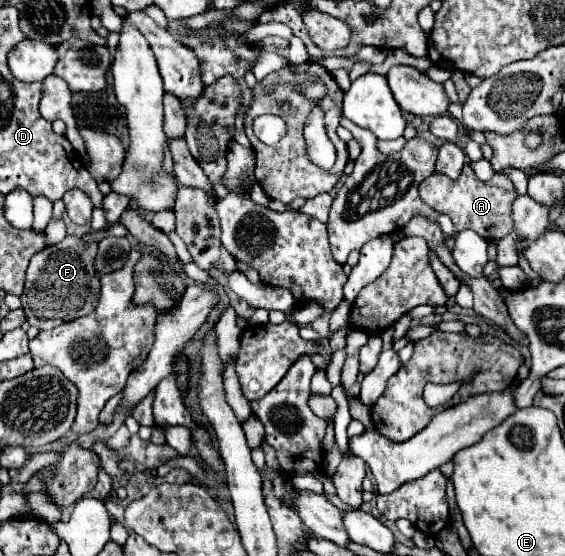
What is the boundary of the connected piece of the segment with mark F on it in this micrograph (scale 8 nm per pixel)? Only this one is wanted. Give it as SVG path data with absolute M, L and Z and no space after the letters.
M65 237L53 247L45 247L31 257L27 269L25 291L21 295L23 311L29 325L43 329L53 329L65 321L87 315L95 309L99 301L99 279L93 271L97 243L83 245L79 237Z

